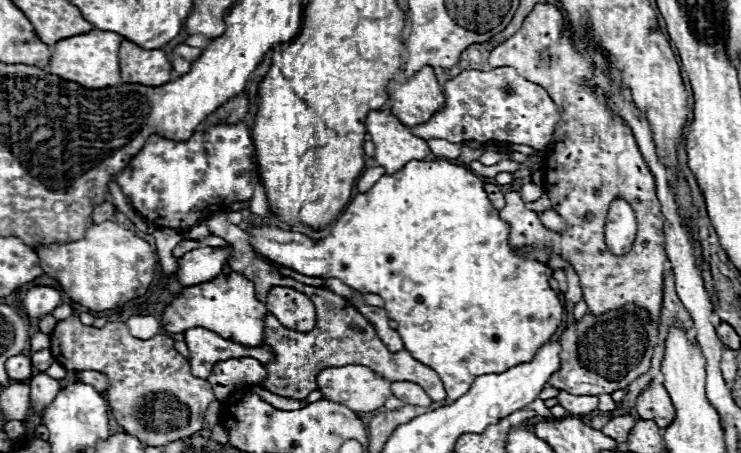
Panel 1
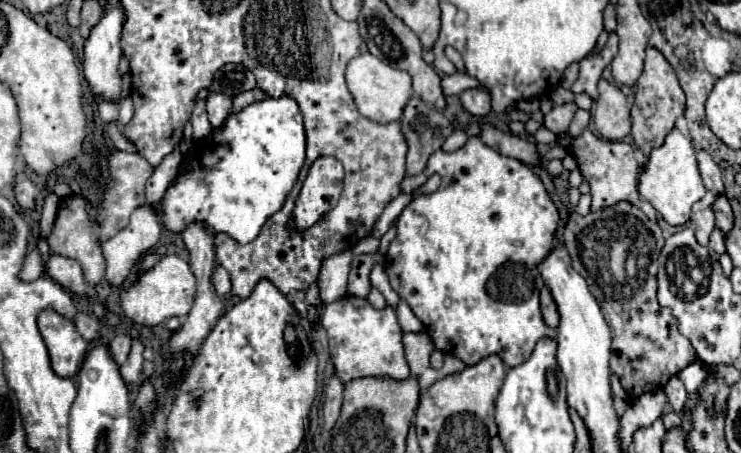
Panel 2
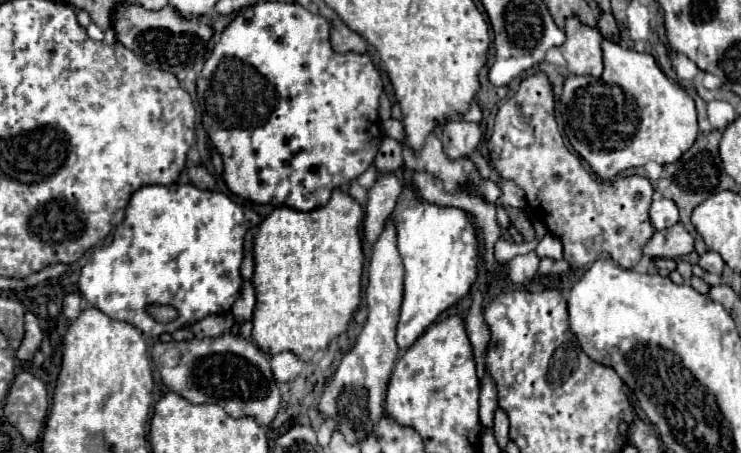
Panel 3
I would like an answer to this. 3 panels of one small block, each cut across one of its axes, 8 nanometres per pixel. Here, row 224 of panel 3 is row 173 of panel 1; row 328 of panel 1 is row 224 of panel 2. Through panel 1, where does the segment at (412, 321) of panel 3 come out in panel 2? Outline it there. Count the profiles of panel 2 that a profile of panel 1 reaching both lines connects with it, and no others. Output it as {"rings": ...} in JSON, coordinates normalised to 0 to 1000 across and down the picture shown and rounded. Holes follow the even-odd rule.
{"rings":[[[632,305],[632,313],[615,331],[615,336],[599,336],[599,331],[591,331],[580,344],[575,371],[561,384],[561,389],[551,389],[545,393],[543,402],[543,419],[545,424],[556,424],[564,415],[564,406],[572,406],[586,380],[591,380],[596,389],[596,406],[594,415],[586,424],[586,428],[578,428],[578,433],[564,433],[561,442],[553,446],[553,455],[548,455],[548,464],[543,468],[543,477],[537,481],[537,517],[534,517],[534,530],[526,534],[526,547],[524,547],[524,570],[521,570],[521,605],[526,614],[526,627],[529,636],[537,645],[540,658],[545,658],[551,667],[551,675],[556,680],[556,689],[561,693],[564,706],[570,706],[578,742],[583,746],[588,773],[594,777],[602,777],[602,781],[610,781],[615,790],[621,790],[629,808],[640,808],[645,804],[650,790],[661,786],[661,781],[669,781],[677,790],[677,799],[686,808],[686,812],[694,812],[704,799],[710,799],[723,764],[726,751],[731,746],[750,746],[750,728],[737,720],[737,711],[731,706],[731,693],[729,693],[729,662],[726,662],[726,649],[734,631],[734,618],[729,614],[723,587],[729,583],[729,574],[737,570],[740,552],[745,552],[748,543],[748,512],[750,512],[750,494],[753,494],[753,464],[750,455],[745,450],[737,415],[731,411],[729,393],[702,353],[694,353],[694,349],[683,349],[677,340],[672,340],[669,331],[664,331],[661,322],[656,322],[648,305]]]}

